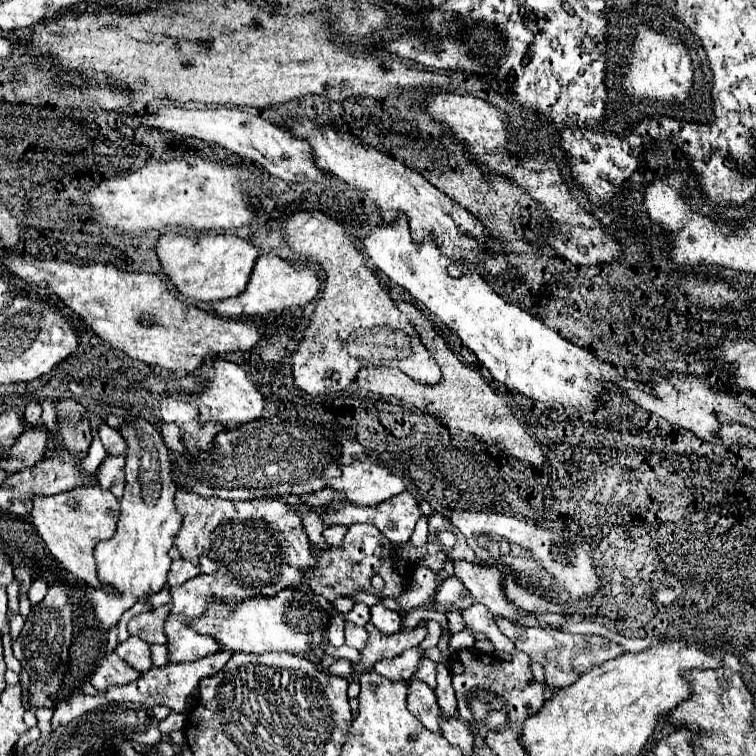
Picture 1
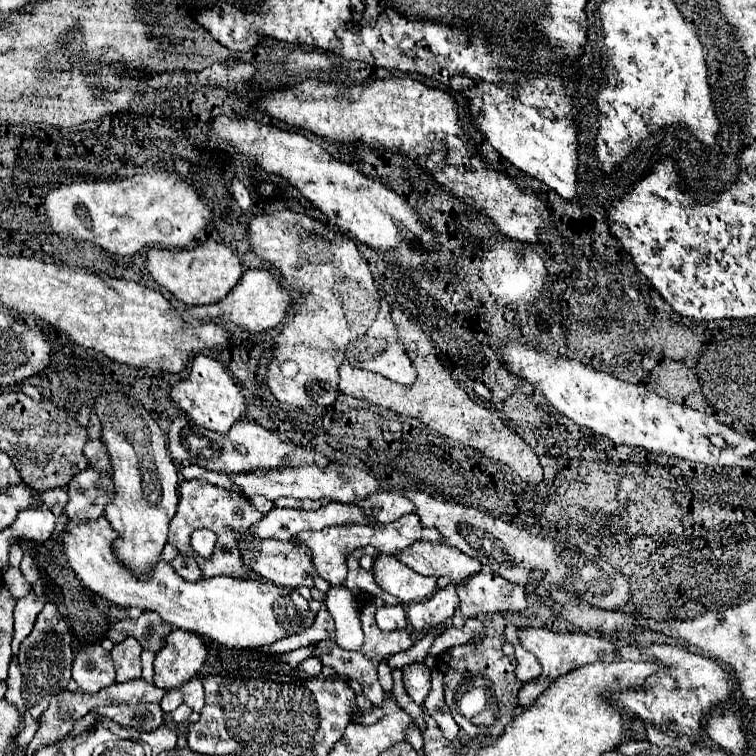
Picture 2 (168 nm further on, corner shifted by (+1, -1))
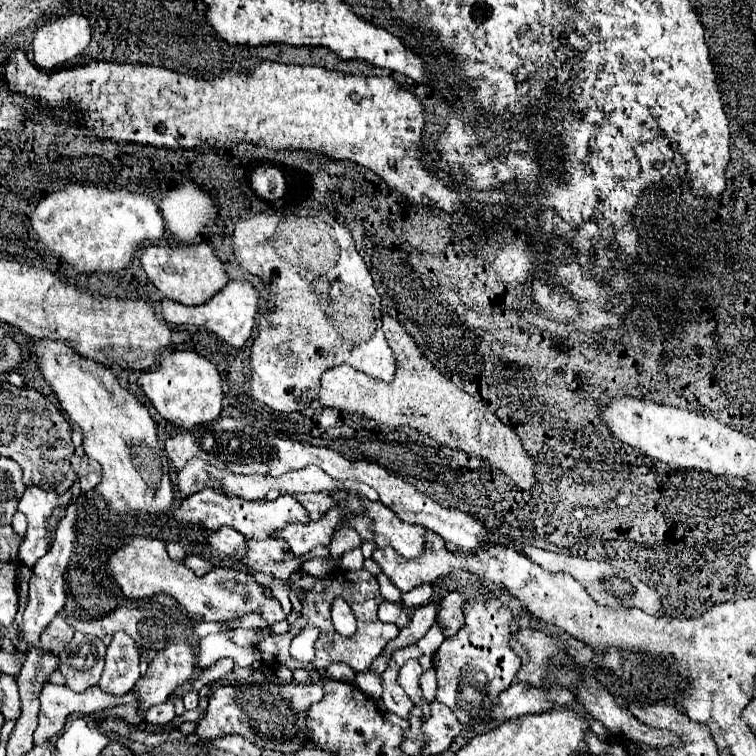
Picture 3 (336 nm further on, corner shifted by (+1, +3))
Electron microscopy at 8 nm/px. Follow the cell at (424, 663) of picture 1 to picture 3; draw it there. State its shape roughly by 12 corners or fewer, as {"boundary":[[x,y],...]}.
{"boundary":[[408,660],[398,676],[410,700],[430,714],[422,696],[420,676],[426,670],[418,660]]}

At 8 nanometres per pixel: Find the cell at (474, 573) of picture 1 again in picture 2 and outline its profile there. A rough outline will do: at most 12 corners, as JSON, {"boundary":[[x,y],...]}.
{"boundary":[[416,542],[398,560],[422,576],[452,584],[480,562],[440,542]]}

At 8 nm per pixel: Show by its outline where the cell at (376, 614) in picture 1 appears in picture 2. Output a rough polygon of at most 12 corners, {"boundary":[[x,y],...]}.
{"boundary":[[398,606],[378,608],[376,622],[388,632],[408,626]]}

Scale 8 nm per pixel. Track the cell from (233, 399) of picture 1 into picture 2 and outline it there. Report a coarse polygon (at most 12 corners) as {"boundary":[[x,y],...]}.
{"boundary":[[204,354],[168,398],[214,432],[246,406],[224,366]]}

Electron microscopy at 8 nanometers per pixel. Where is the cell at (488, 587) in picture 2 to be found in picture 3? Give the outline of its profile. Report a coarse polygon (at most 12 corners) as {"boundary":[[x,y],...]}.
{"boundary":[[450,592],[442,600],[436,622],[446,638],[462,628],[464,592]]}

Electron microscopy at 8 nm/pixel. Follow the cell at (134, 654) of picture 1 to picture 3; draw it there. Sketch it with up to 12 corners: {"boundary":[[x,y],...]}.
{"boundary":[[124,630],[108,646],[98,686],[118,696],[140,678],[140,652]]}

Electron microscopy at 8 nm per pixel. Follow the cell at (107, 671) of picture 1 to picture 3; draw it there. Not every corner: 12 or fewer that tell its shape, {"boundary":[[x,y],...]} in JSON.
{"boundary":[[76,632],[60,654],[66,686],[86,692],[98,684],[106,646]]}

